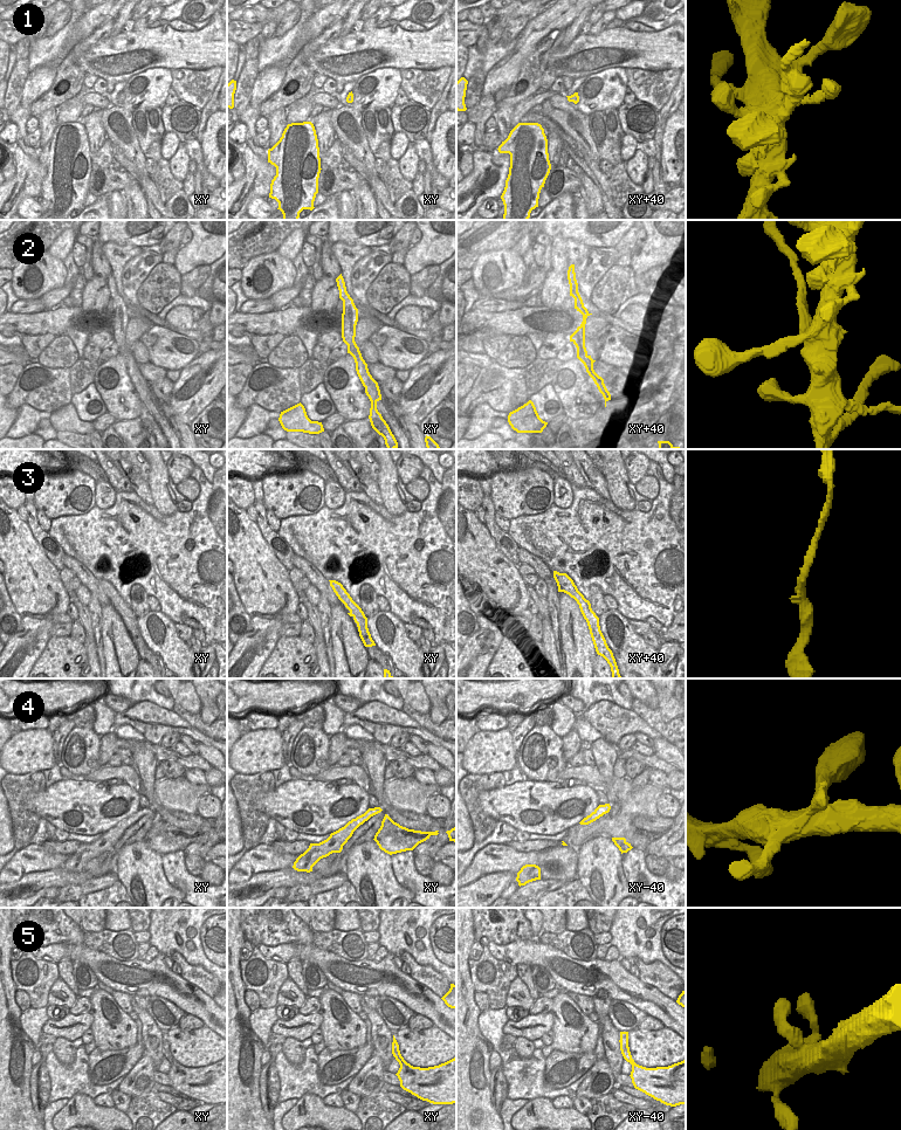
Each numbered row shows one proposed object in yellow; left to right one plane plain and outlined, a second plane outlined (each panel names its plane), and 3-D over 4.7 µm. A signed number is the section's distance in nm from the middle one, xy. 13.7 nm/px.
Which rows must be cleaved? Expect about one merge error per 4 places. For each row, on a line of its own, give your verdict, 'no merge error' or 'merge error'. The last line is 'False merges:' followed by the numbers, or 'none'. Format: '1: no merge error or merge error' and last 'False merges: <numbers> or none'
1: no merge error
2: merge error
3: no merge error
4: no merge error
5: no merge error
False merges: 2

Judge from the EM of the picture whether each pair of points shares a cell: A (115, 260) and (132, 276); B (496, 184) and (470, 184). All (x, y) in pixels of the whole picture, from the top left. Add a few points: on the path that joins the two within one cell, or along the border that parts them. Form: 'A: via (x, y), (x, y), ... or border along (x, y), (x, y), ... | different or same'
A: border along (142, 247), (142, 250), (124, 266), (124, 295) | different
B: via (500, 173), (495, 169), (487, 166), (481, 173) | same

